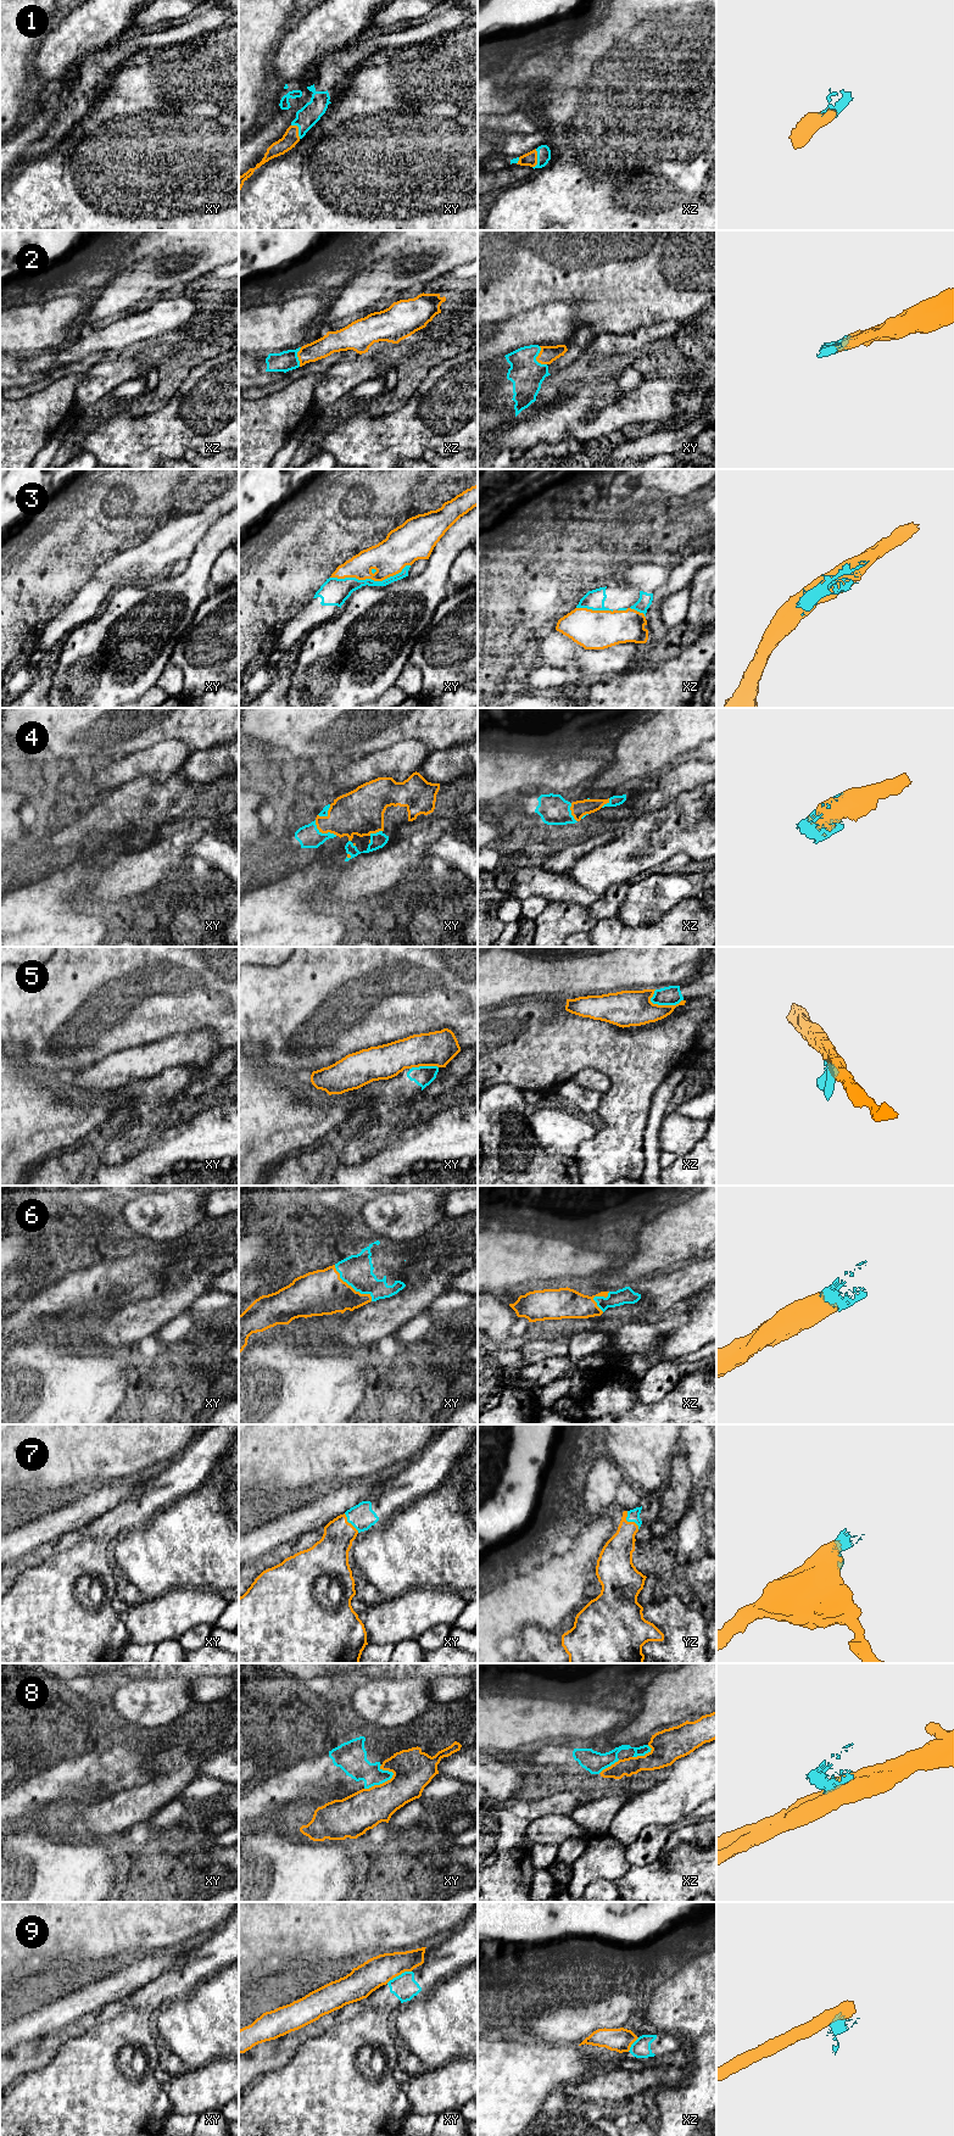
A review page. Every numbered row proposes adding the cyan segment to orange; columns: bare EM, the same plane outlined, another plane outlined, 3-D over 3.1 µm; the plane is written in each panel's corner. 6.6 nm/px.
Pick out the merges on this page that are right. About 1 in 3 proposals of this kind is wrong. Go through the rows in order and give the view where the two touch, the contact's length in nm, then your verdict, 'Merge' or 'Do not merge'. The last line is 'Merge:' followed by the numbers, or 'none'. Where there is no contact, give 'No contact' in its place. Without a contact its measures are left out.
1: Touches orange in xz. Shared border 130 nm. Merge
2: Touches orange in xy. Shared border 140 nm. Merge
3: Touches orange in xy. Shared border 550 nm. Do not merge
4: Touches orange in xy. Shared border 180 nm. Merge
5: Touches orange in xz. Shared border 220 nm. Do not merge
6: Touches orange in xy. Shared border 340 nm. Merge
7: Touches orange in yz. Shared border 150 nm. Merge
8: Touches orange in xy. Shared border 220 nm. Do not merge
9: Touches orange in xy. Shared border 190 nm. Do not merge
Merge: 1, 2, 4, 6, 7

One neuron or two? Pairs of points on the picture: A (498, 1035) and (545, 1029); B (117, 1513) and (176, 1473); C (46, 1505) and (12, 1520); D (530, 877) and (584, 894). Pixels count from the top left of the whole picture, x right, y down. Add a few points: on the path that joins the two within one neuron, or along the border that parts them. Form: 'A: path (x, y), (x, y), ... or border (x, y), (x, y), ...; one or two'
A: path (509, 1035), (534, 1035); one
B: path (133, 1511), (141, 1507), (161, 1489), (166, 1488); one
C: path (38, 1509), (21, 1515); one
D: path (544, 884), (570, 892); one

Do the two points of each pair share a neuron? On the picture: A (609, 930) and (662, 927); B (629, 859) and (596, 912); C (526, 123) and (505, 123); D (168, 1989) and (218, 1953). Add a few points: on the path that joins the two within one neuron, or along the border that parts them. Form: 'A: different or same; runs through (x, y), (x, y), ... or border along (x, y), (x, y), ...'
A: same; runs through (623, 933), (648, 933)
B: different; border along (625, 881), (613, 884), (601, 896)
C: same; runs through (522, 123), (509, 123)
D: same; runs through (180, 1979), (202, 1961), (206, 1961)

